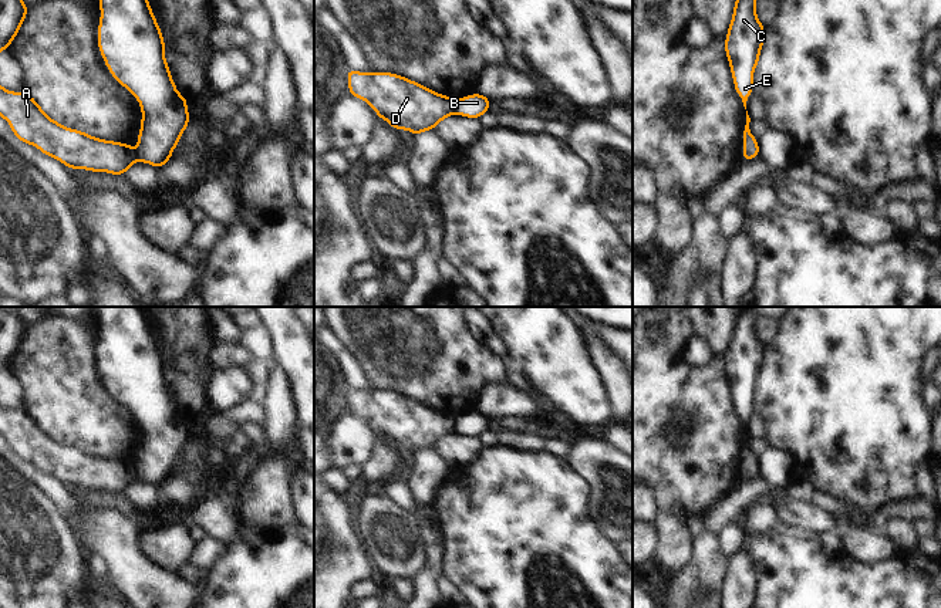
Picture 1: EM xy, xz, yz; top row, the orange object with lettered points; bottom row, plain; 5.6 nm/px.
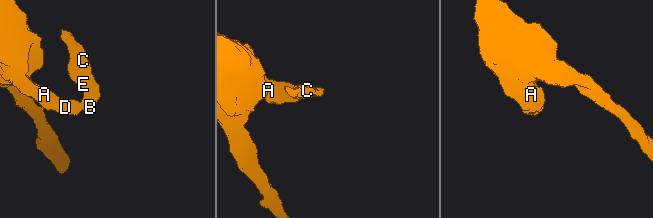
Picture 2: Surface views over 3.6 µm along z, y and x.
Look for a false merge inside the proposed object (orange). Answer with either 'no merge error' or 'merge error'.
merge error

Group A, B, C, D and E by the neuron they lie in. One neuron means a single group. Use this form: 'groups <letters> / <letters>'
groups A D / B C E

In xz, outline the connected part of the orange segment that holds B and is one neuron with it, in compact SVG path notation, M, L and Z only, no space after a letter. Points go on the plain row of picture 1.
M478 411L468 413L465 416L458 416L458 433L465 436L480 436L489 429L490 418Z

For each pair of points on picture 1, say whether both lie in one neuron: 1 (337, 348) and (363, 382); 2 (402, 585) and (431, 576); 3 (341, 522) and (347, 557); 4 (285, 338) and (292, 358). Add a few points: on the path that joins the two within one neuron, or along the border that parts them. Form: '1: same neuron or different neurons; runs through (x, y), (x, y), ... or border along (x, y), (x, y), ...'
1: same neuron; runs through (343, 357), (354, 374)
2: different neurons; border along (414, 580), (417, 593)
3: same neuron; runs through (341, 530), (341, 549)
4: same neuron; runs through (289, 343), (292, 354)

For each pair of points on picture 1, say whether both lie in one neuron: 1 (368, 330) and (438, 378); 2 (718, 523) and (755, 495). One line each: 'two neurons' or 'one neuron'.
1: one neuron
2: one neuron

